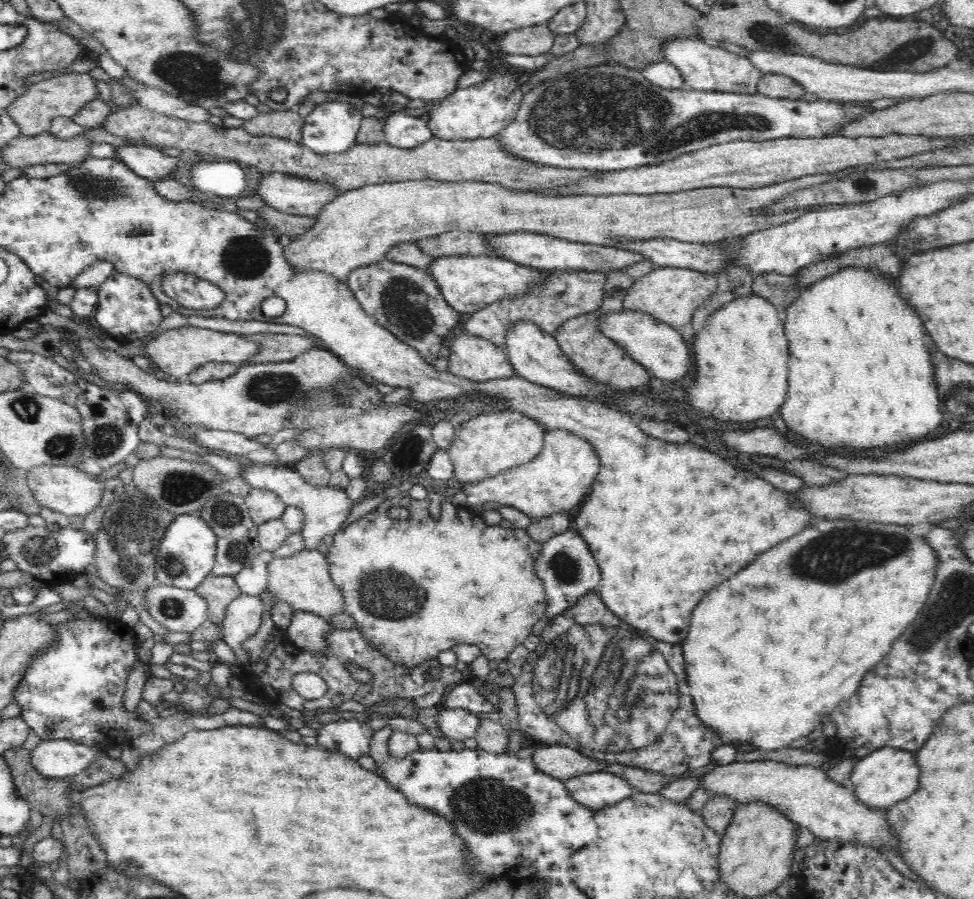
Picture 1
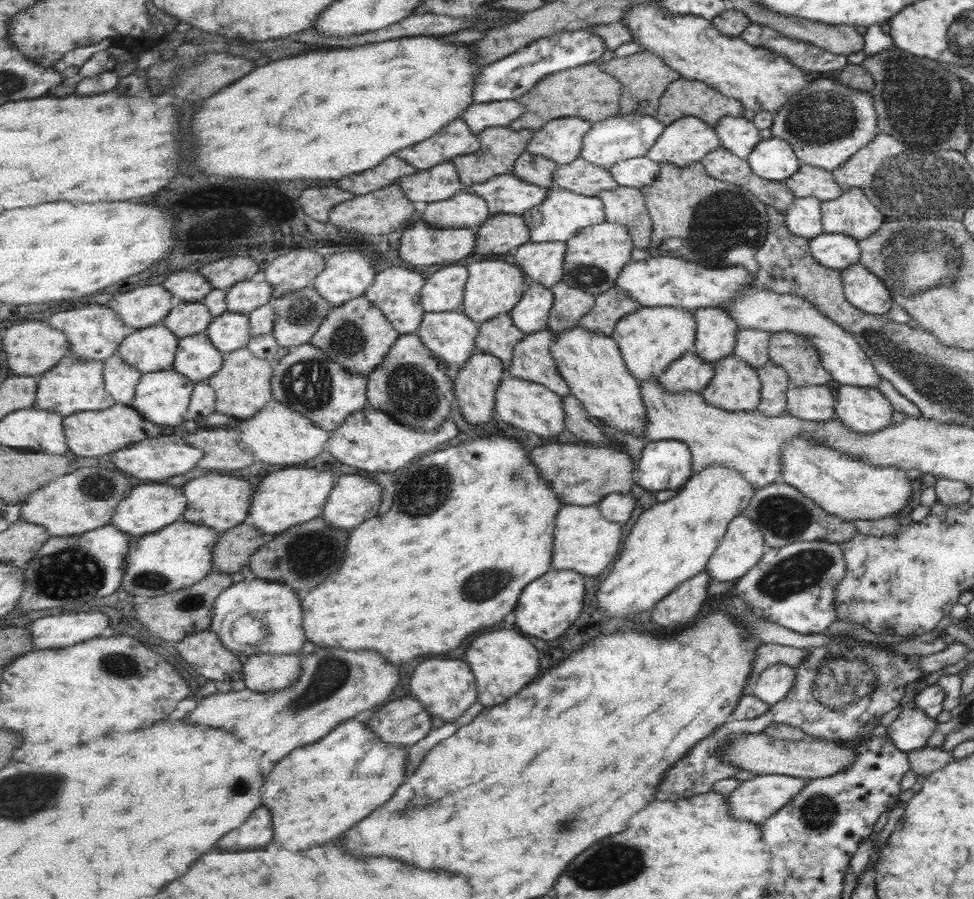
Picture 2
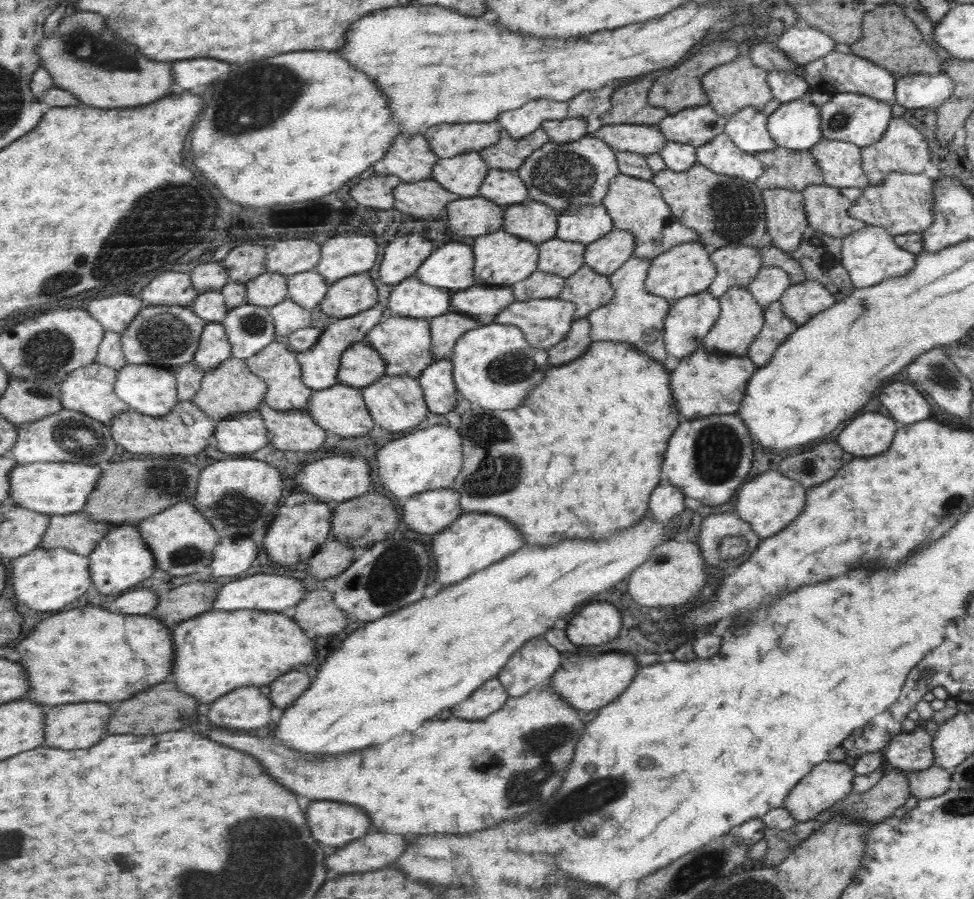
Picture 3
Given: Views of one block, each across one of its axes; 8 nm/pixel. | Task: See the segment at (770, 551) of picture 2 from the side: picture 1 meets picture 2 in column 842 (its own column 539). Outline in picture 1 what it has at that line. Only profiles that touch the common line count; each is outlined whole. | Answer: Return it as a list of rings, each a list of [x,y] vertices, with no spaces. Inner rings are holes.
[[[564,532],[544,542],[534,562],[534,570],[536,570],[536,576],[544,582],[544,592],[548,600],[544,620],[552,620],[554,616],[564,614],[564,610],[574,606],[580,598],[584,598],[584,594],[598,590],[598,584],[602,582],[596,558],[592,556],[580,532]]]

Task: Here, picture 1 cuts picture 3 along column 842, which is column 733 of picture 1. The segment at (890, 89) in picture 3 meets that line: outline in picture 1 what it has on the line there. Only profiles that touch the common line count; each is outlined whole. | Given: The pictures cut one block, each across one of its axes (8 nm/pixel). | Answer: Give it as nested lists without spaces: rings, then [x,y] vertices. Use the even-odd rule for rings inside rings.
[[[694,36],[694,38],[674,38],[664,44],[666,62],[674,64],[682,78],[684,90],[706,90],[706,92],[726,92],[726,94],[758,94],[758,80],[764,76],[750,58],[740,58],[724,48],[714,46],[714,42]]]

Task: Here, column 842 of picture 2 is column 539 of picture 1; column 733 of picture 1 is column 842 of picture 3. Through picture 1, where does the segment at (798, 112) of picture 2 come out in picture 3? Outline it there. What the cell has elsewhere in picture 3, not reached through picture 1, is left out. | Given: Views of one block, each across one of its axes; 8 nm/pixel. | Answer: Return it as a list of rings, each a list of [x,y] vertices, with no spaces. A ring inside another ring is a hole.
[[[851,92],[829,96],[829,100],[817,110],[821,112],[823,138],[835,140],[835,142],[851,142],[859,148],[873,146],[877,140],[881,140],[891,120],[891,104],[861,96],[861,94],[851,94]]]

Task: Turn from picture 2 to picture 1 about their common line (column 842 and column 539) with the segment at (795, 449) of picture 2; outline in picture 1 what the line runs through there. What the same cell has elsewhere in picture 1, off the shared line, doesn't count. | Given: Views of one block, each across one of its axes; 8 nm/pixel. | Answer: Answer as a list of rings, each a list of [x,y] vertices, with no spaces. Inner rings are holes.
[[[546,430],[544,434],[544,448],[542,452],[528,464],[516,466],[500,476],[486,478],[480,482],[462,484],[462,492],[466,492],[468,508],[486,504],[486,502],[498,502],[508,508],[518,508],[520,512],[538,518],[548,518],[556,512],[570,512],[588,492],[592,490],[592,484],[600,472],[600,458],[594,452],[594,446],[568,432],[568,430]]]

